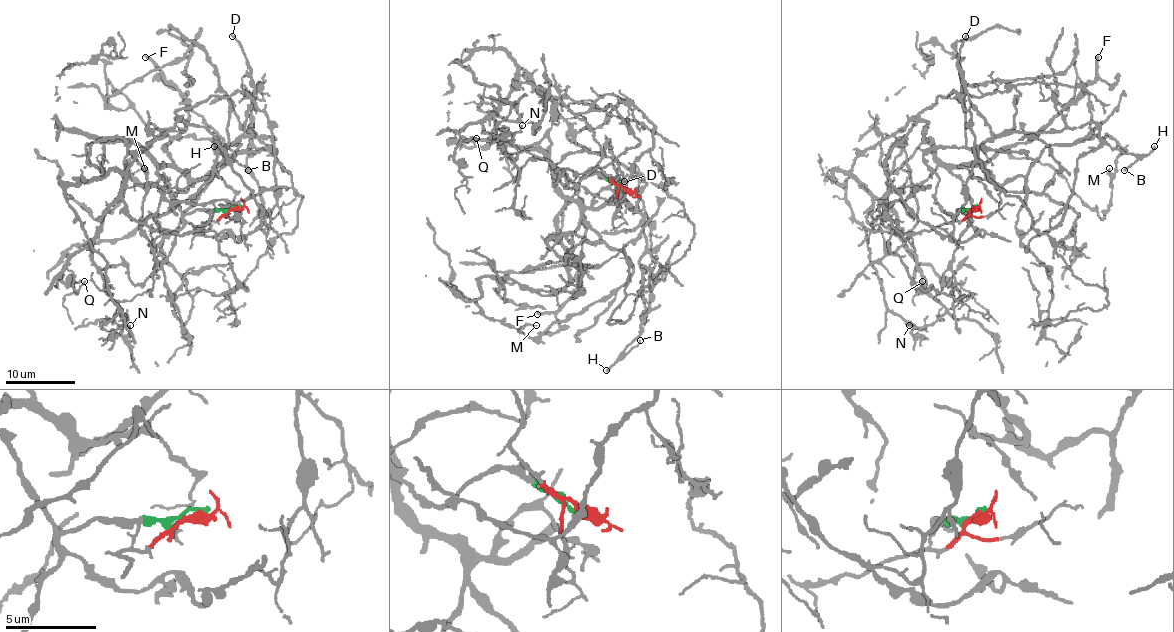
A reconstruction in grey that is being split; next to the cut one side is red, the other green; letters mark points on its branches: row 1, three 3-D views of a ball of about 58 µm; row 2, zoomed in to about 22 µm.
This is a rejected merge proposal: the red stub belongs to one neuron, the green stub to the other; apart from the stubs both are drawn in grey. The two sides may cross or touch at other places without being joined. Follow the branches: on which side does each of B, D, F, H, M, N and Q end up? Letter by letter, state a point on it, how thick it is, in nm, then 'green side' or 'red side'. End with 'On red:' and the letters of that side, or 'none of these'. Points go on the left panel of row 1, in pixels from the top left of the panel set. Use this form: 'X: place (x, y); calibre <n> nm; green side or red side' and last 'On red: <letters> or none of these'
B: place (248, 170); calibre 140 nm; green side
D: place (232, 36); calibre 200 nm; green side
F: place (145, 57); calibre 320 nm; green side
H: place (214, 146); calibre 180 nm; green side
M: place (144, 168); calibre 110 nm; green side
N: place (130, 325); calibre 120 nm; red side
Q: place (84, 281); calibre 100 nm; red side
On red: N, Q

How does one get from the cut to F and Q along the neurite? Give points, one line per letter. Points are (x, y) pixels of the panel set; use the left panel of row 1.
F: (235, 205), (185, 214), (174, 198), (159, 171), (173, 162), (166, 146), (185, 127), (188, 101), (145, 56)
Q: (235, 207), (200, 233), (176, 235), (136, 223), (121, 198), (67, 264), (72, 287), (84, 281)

